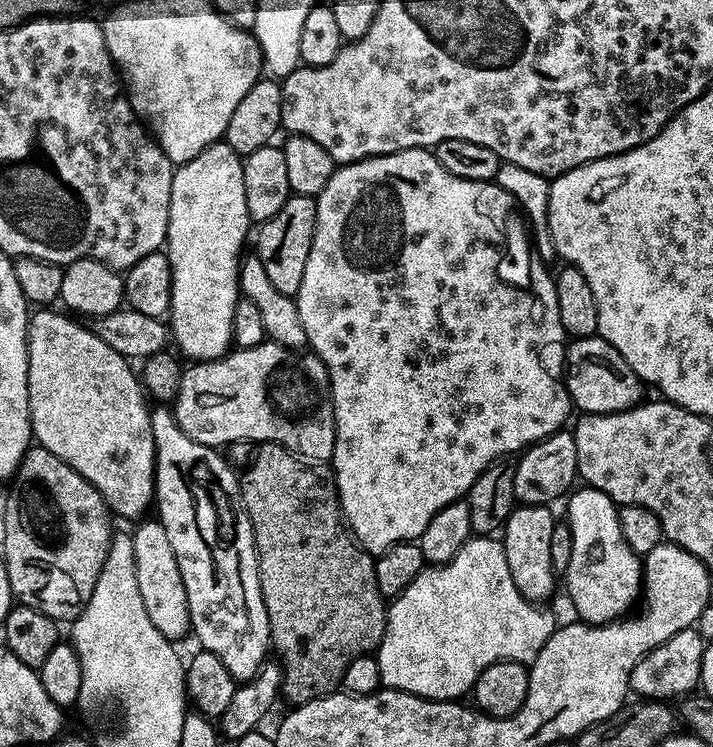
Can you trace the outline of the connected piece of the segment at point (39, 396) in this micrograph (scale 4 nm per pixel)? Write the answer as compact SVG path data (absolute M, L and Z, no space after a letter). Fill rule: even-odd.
M56 310L33 311L28 322L28 397L30 398L30 418L32 419L32 434L35 443L39 447L50 450L50 454L62 458L62 462L66 462L74 470L78 470L78 474L82 474L82 478L86 478L102 494L102 498L107 502L109 509L117 517L125 516L126 519L135 521L147 513L144 512L147 508L153 507L156 495L156 447L152 433L150 404L146 399L146 393L137 373L135 376L132 373L131 366L128 365L131 363L125 357L119 356L110 346L106 346L106 342L102 342L102 338L96 335L91 327L84 325L83 328L82 325L75 324L72 321L75 319L63 311L60 311L61 313L52 311Z

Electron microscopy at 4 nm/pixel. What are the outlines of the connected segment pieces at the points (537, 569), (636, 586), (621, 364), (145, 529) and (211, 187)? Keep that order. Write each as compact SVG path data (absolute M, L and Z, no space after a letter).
M520 504L513 508L502 529L502 543L506 550L506 566L510 566L510 578L514 578L514 586L518 586L521 594L533 602L544 602L555 590L558 580L558 573L552 569L550 562L550 534L554 534L554 526L558 523L557 517L552 517L552 510L542 504Z
M587 486L577 487L566 503L566 522L572 531L572 553L566 579L568 596L580 615L577 617L590 624L619 621L627 617L641 599L642 560L626 546L626 538L622 538L618 505L602 490Z
M600 335L573 339L564 354L564 385L573 405L584 414L625 412L645 399L646 385L630 370L630 362Z
M141 519L135 525L136 532L131 533L134 542L134 574L138 574L138 594L142 594L142 606L146 606L146 615L150 617L150 622L154 622L158 634L170 641L179 642L184 635L189 635L192 627L190 602L186 598L182 570L178 570L178 558L174 558L170 537L166 535L159 519L148 519Z
M227 142L211 144L202 150L202 154L190 158L190 162L173 171L166 241L168 261L172 267L172 293L166 320L170 325L171 339L185 357L189 356L189 361L216 360L228 355L233 347L234 306L242 298L240 265L246 252L244 239L248 236L248 227L244 162Z

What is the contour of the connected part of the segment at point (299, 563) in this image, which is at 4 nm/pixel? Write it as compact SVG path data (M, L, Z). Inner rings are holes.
M261 443L256 457L239 477L240 497L252 523L256 559L260 561L260 589L268 615L270 644L280 651L278 663L284 670L280 683L289 705L305 704L331 696L343 685L346 666L354 658L375 653L380 647L388 614L386 597L378 590L376 562L356 543L340 508L336 477L324 462L309 462L280 444Z

